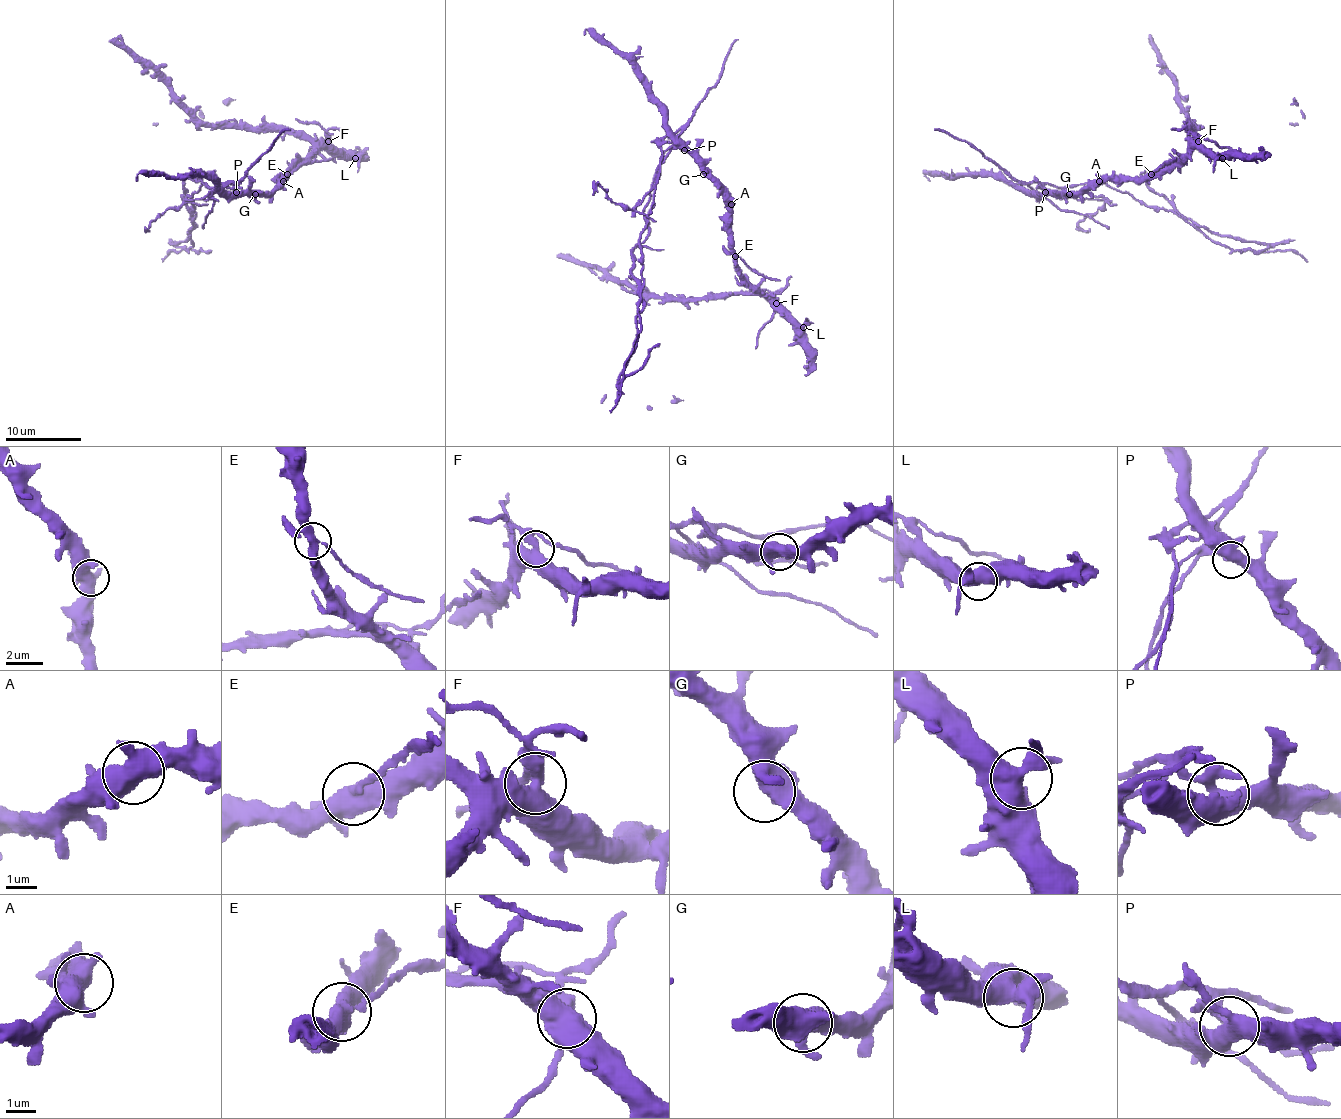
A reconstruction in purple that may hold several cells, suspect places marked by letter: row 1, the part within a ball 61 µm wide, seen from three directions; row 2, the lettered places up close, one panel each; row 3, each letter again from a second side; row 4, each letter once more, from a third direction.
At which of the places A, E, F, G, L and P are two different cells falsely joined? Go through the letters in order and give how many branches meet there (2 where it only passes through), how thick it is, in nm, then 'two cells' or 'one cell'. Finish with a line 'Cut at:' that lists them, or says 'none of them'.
A: 4 | 480 nm | one cell
E: 4 | 480 nm | two cells
F: 4 | 440 nm | two cells
G: 4 | 440 nm | one cell
L: 3 | 500 nm | one cell
P: 5 | 440 nm | two cells
Cut at: E, F, P

